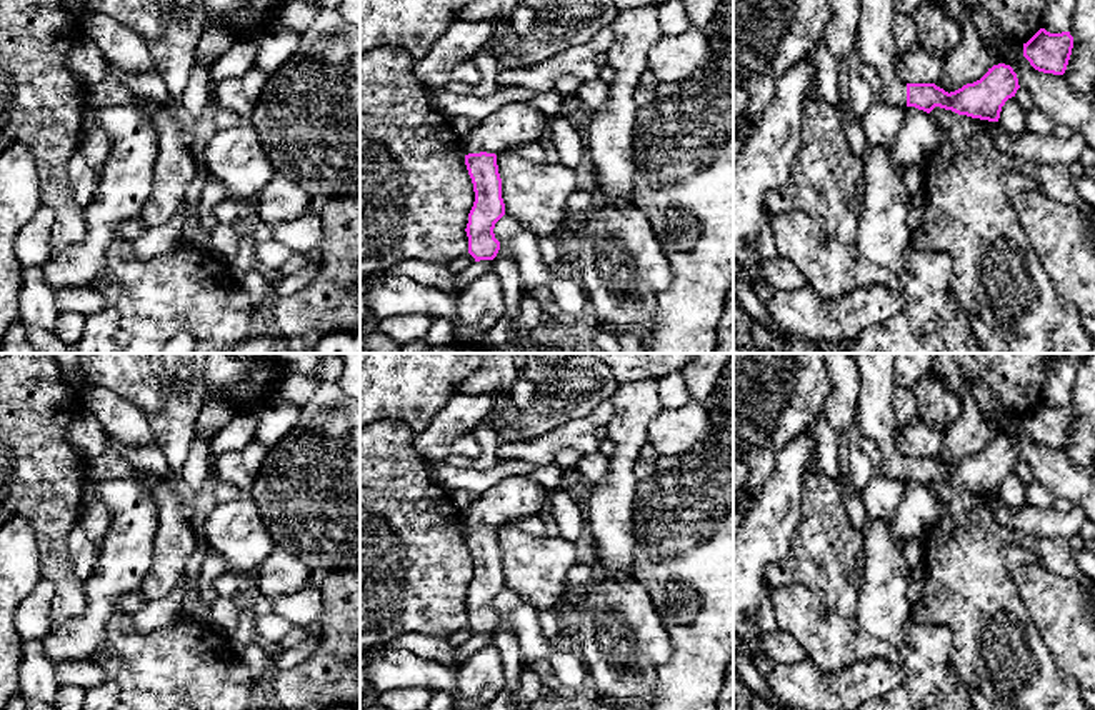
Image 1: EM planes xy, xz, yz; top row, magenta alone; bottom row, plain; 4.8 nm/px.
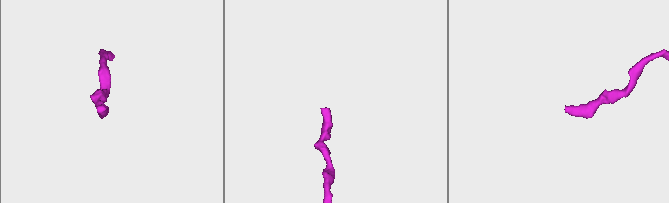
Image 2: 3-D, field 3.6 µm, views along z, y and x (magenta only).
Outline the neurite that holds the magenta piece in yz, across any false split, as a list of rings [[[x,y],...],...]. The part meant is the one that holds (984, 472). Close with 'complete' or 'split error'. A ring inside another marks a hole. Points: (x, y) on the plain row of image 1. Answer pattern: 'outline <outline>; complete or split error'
outline [[[853,353],[860,373],[860,398],[855,422],[863,438],[882,452],[880,473],[892,480],[915,480],[930,487],[935,480],[972,492],[998,495],[1002,480],[1020,462],[1010,438],[998,437],[977,455],[955,465],[935,457],[905,457],[897,448],[897,418],[893,413],[897,353]]]; split error

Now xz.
outline [[[505,477],[463,512],[465,538],[473,557],[475,575],[468,587],[468,627],[493,633],[500,623],[495,597],[505,588],[502,552],[497,528],[500,525],[542,515],[548,508],[550,492],[532,477]]]; split error

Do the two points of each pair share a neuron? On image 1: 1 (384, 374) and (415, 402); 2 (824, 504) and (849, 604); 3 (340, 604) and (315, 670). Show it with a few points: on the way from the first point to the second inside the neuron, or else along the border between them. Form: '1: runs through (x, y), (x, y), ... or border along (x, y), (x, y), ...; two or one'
1: runs through (392, 379), (407, 394); one
2: runs through (824, 529), (835, 579); one
3: runs through (340, 620), (340, 645), (332, 654); one

